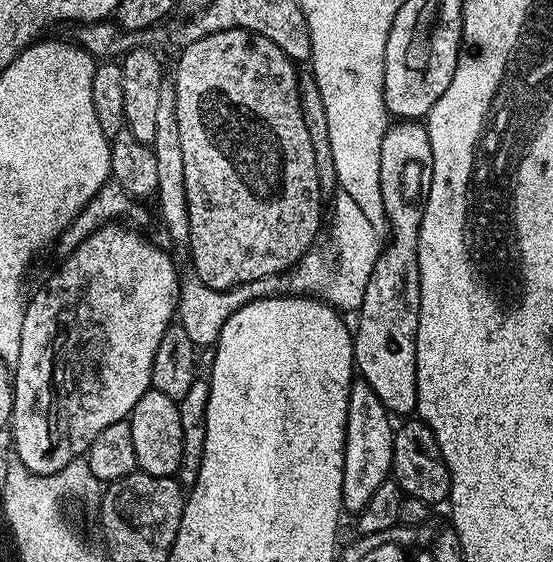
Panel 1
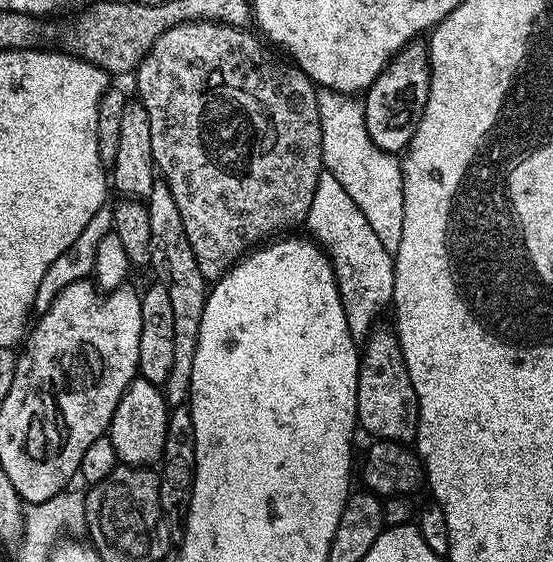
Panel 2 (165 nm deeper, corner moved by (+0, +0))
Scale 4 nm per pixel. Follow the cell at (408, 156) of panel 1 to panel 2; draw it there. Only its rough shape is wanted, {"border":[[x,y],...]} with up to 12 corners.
{"border":[[395,331],[363,341],[356,414],[372,438],[416,439],[420,407]]}

